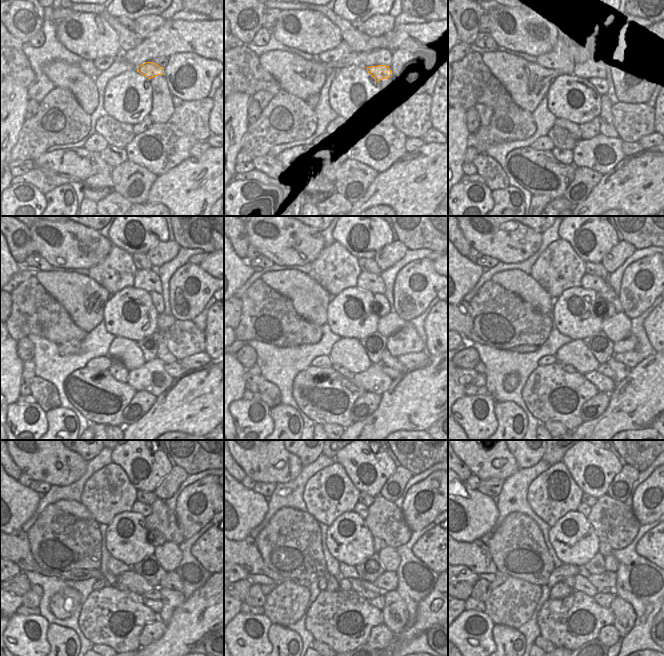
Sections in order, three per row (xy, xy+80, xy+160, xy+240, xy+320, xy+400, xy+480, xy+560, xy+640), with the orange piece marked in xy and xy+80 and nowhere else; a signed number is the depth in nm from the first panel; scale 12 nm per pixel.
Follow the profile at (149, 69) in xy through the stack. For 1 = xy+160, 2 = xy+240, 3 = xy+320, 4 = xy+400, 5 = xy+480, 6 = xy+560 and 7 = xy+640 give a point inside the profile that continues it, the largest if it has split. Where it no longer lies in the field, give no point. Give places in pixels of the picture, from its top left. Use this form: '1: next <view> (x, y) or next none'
1: next xy+160 (604, 72)
2: next xy+240 (157, 299)
3: next xy+320 (382, 305)
4: next xy+400 (607, 310)
5: next xy+480 (155, 538)
6: next xy+560 (378, 544)
7: next xy+640 (604, 549)

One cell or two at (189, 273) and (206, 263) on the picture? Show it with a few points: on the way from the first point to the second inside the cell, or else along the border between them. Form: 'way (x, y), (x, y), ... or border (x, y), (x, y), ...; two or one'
border (198, 265), (213, 277); two

